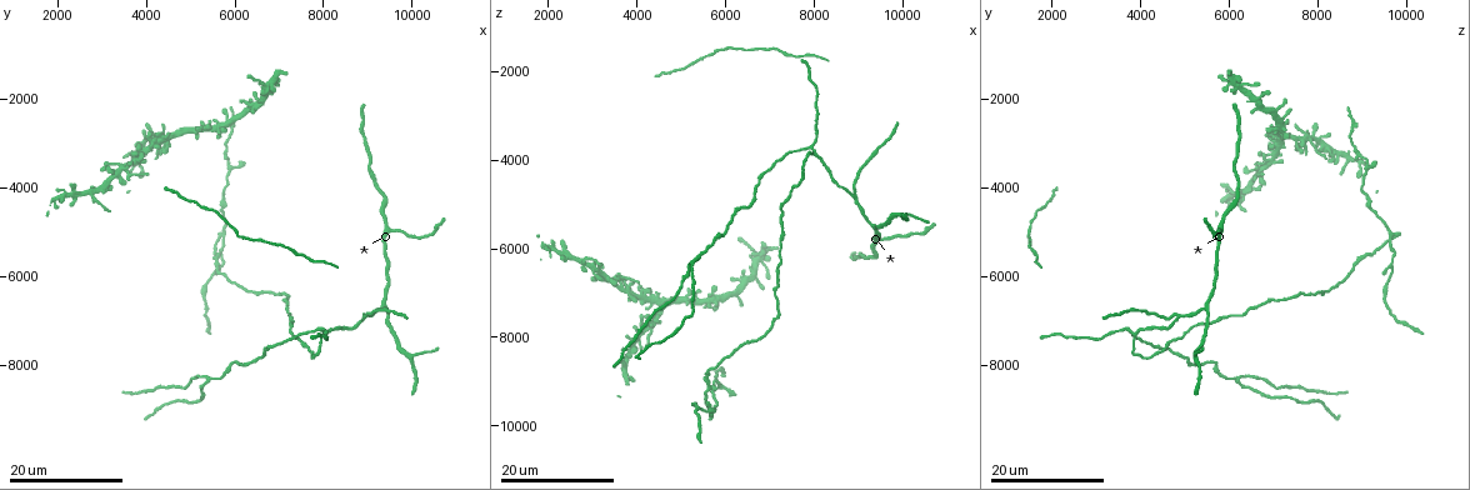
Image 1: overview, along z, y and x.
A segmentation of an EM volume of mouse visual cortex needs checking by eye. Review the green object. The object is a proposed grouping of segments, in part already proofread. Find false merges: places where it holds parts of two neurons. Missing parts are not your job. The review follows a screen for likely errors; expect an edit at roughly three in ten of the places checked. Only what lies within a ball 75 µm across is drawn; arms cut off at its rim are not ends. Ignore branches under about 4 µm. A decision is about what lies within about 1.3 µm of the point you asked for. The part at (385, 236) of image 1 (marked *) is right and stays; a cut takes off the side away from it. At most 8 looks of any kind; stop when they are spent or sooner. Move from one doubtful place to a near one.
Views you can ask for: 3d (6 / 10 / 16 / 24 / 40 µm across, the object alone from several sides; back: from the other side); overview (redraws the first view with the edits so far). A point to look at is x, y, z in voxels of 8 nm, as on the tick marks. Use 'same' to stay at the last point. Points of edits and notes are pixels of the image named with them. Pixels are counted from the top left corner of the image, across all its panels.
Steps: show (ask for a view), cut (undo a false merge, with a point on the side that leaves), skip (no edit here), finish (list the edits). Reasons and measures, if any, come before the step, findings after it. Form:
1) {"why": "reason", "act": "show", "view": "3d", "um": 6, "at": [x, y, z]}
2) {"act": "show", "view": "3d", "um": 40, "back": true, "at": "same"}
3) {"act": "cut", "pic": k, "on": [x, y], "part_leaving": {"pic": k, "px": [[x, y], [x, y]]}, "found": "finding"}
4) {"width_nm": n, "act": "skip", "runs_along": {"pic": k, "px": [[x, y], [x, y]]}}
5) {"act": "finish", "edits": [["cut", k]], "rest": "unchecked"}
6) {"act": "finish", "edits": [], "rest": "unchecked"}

{"why": "branch point", "act": "show", "view": "3d", "um": 24, "at": [9450, 4950, 5750]}

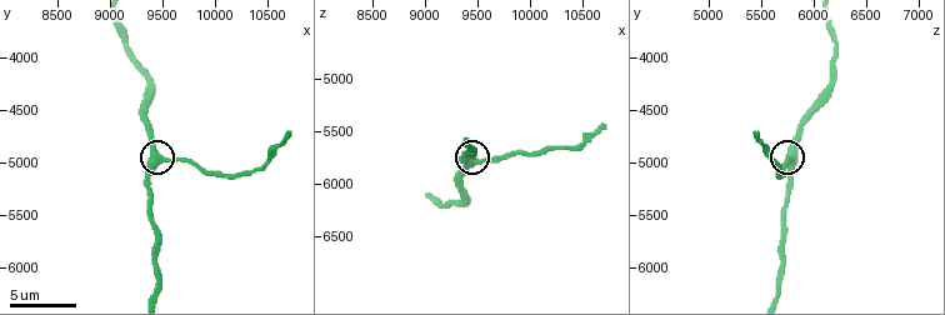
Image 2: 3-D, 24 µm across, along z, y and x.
{"act": "show", "view": "3d", "um": 6, "at": [9520, 4940, 5800]}

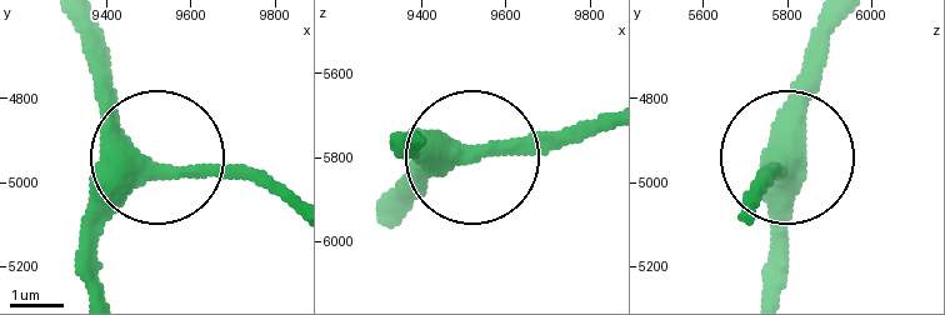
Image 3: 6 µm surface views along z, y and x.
{"width_nm": 370, "act": "skip", "runs_along": {"pic": 3, "px": [[99, 224], [153, 165], [269, 175]]}, "found": "one neuron here"}

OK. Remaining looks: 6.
{"why": "thick turns thin", "act": "show", "view": "3d", "um": 16, "at": [5900, 7950, 5700]}

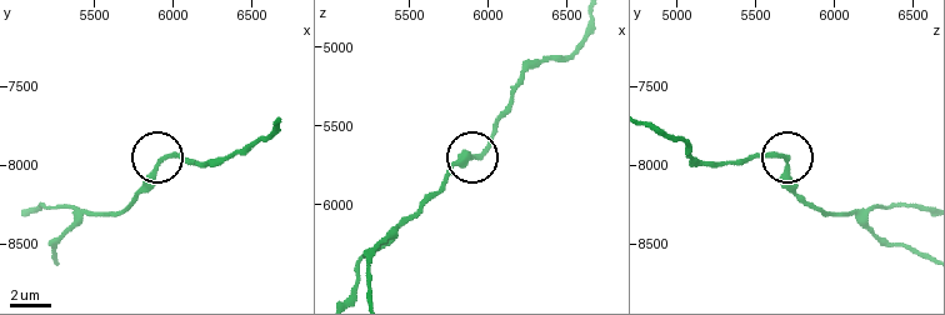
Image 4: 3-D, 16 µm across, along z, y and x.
{"act": "show", "view": "3d", "um": 10, "at": [5980, 7940, 5660]}

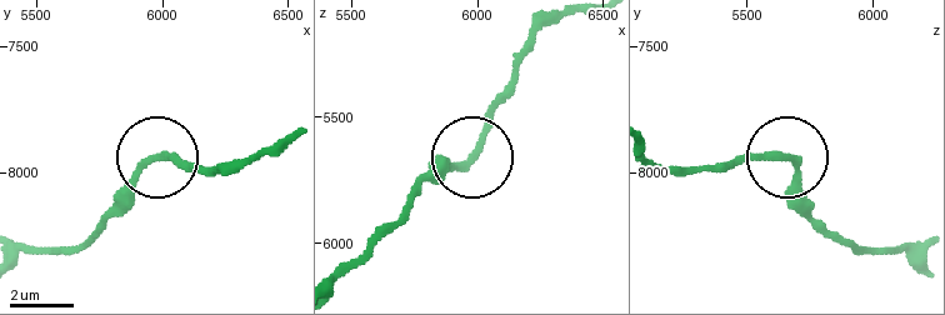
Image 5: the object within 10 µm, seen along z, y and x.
{"act": "skip", "found": "all the same neuron"}

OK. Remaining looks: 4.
{"why": "thin arm on a thick one", "act": "show", "view": "3d", "um": 24, "at": [5750, 5100, 9650]}

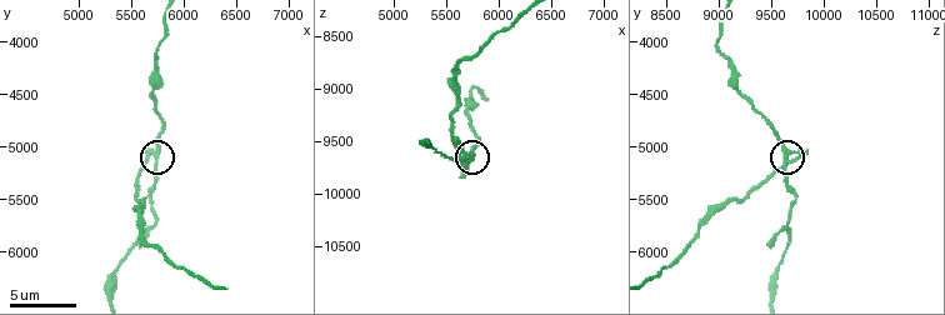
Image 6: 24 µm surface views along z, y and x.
{"act": "show", "view": "3d", "um": 6, "at": [5740, 5100, 9660]}

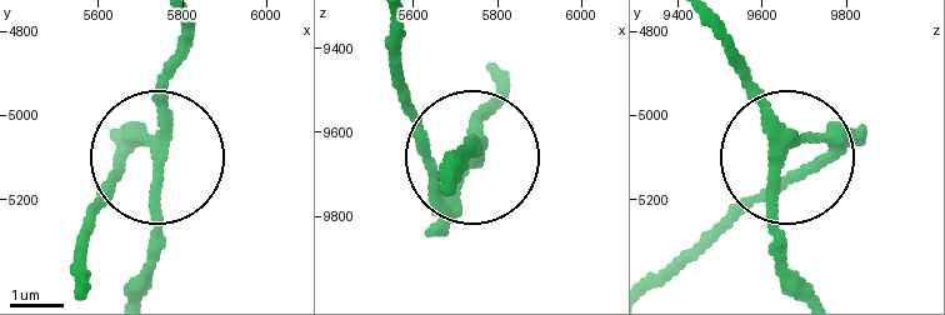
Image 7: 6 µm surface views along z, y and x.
{"width_nm": 190, "act": "cut", "pic": 7, "on": [151, 191], "part_leaving": {"pic": 7, "px": [[128, 134], [164, 121], [181, 26]]}, "found": "a second neuron is stuck on"}

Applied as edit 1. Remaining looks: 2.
{"act": "finish", "edits": [["cut", 7]], "rest": "unchecked"}

